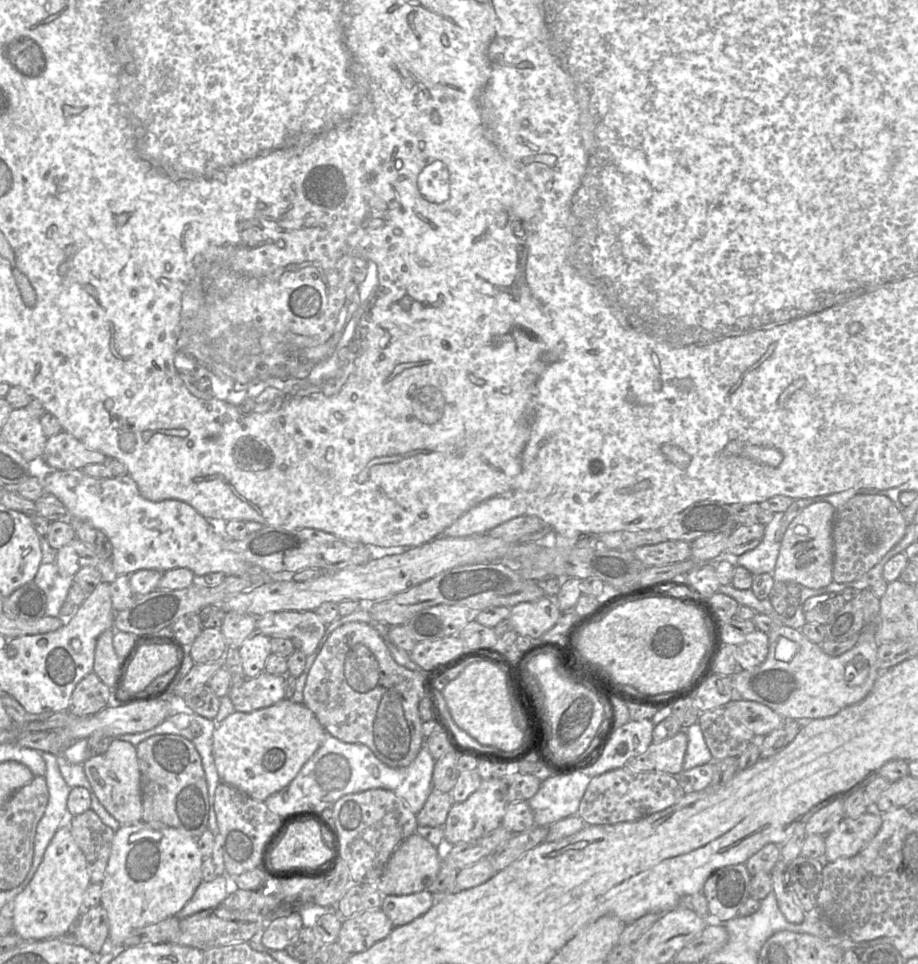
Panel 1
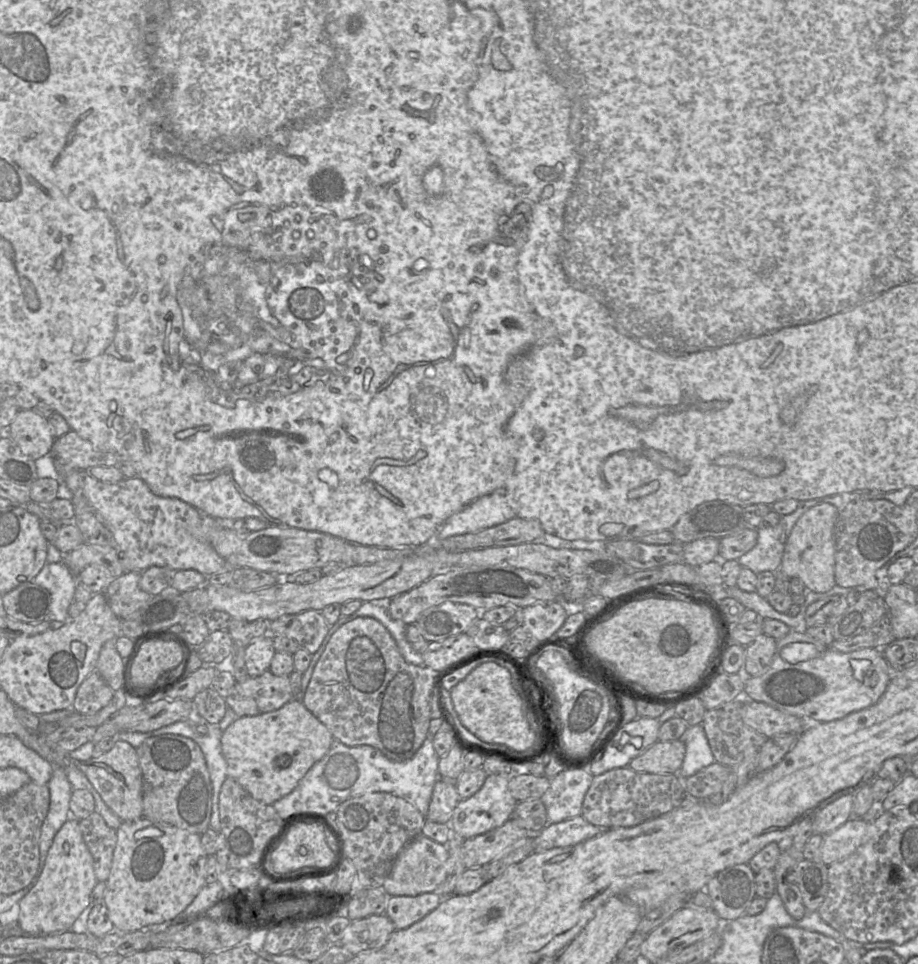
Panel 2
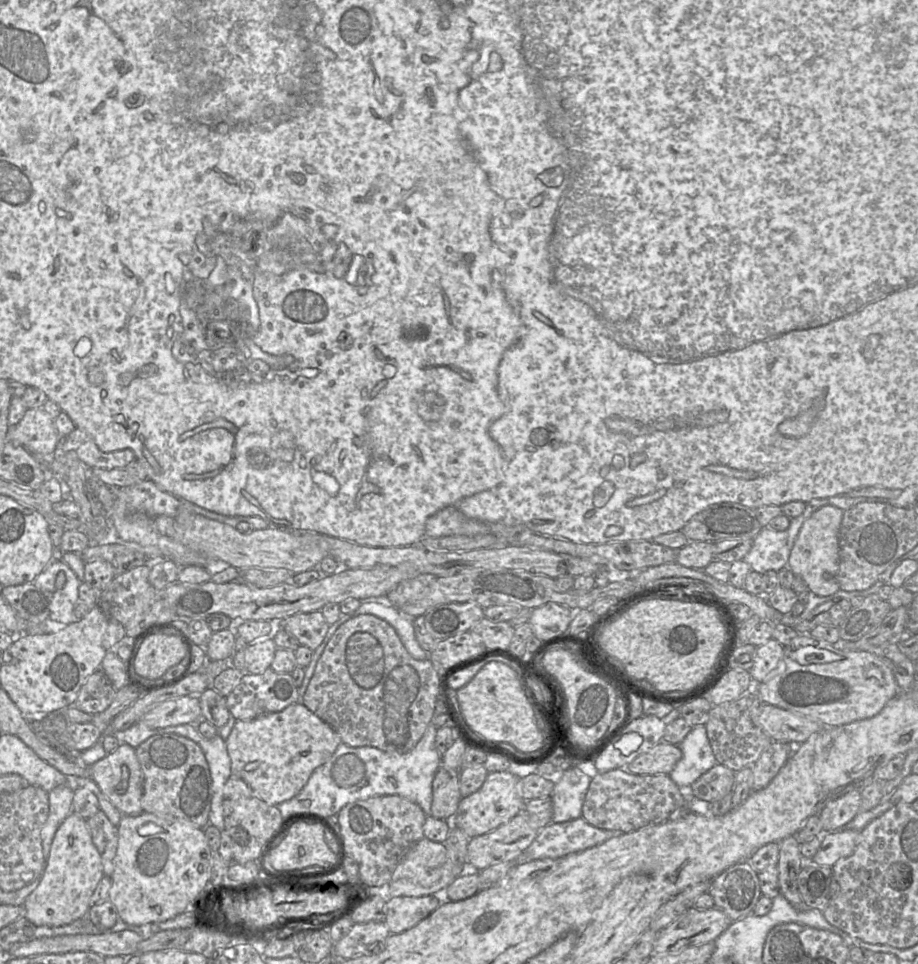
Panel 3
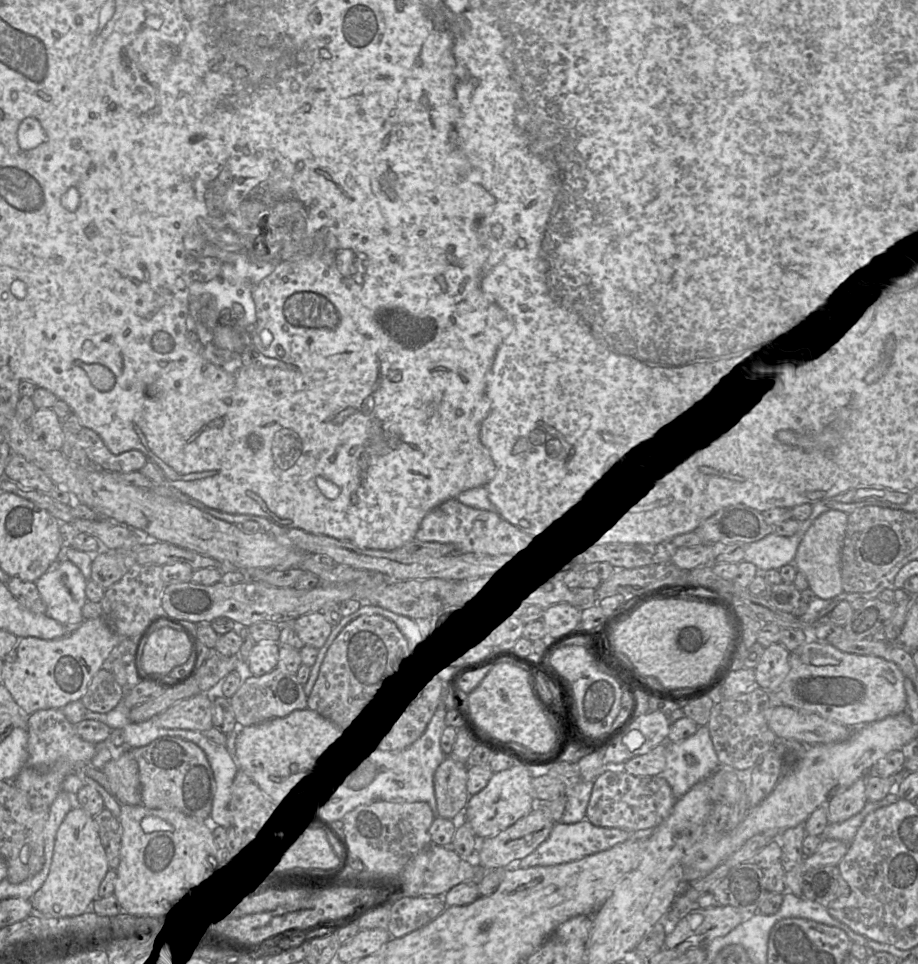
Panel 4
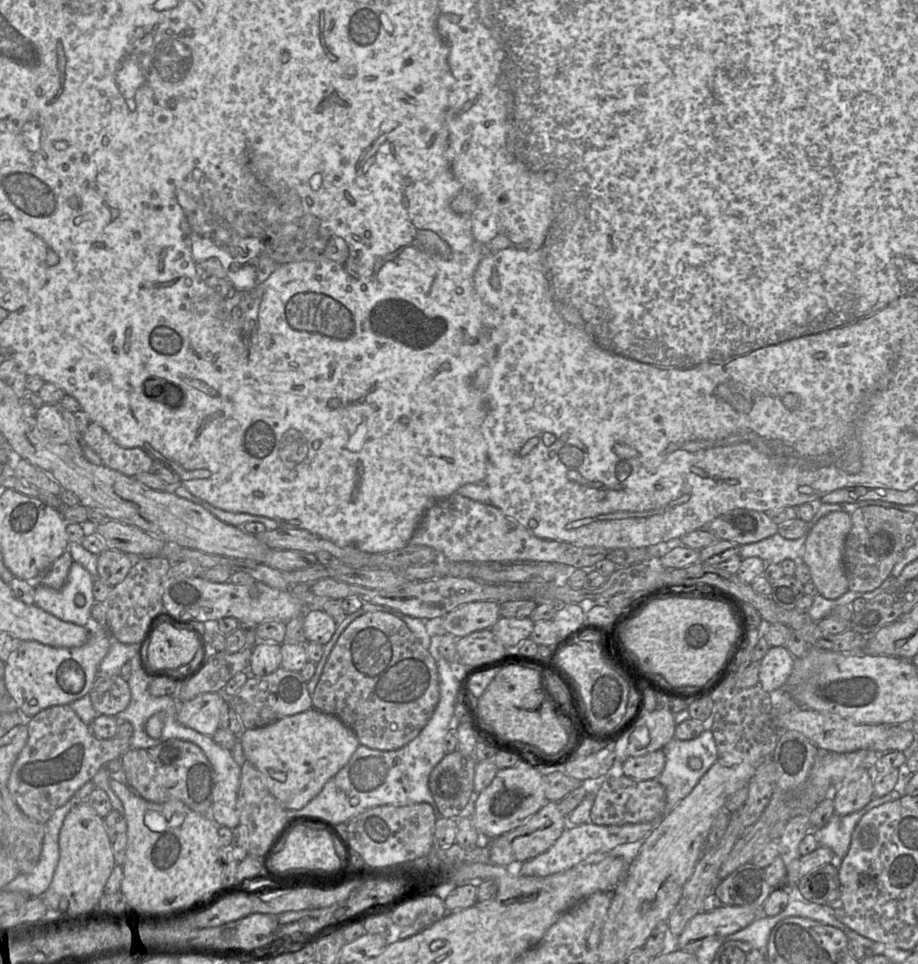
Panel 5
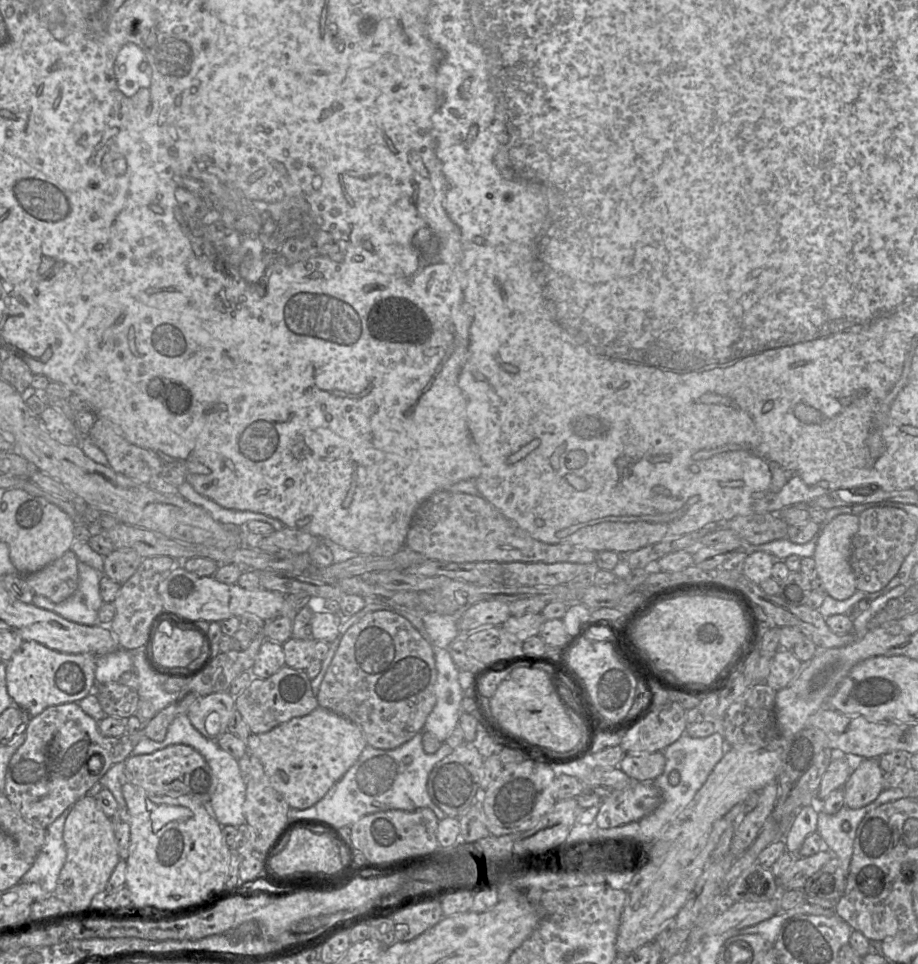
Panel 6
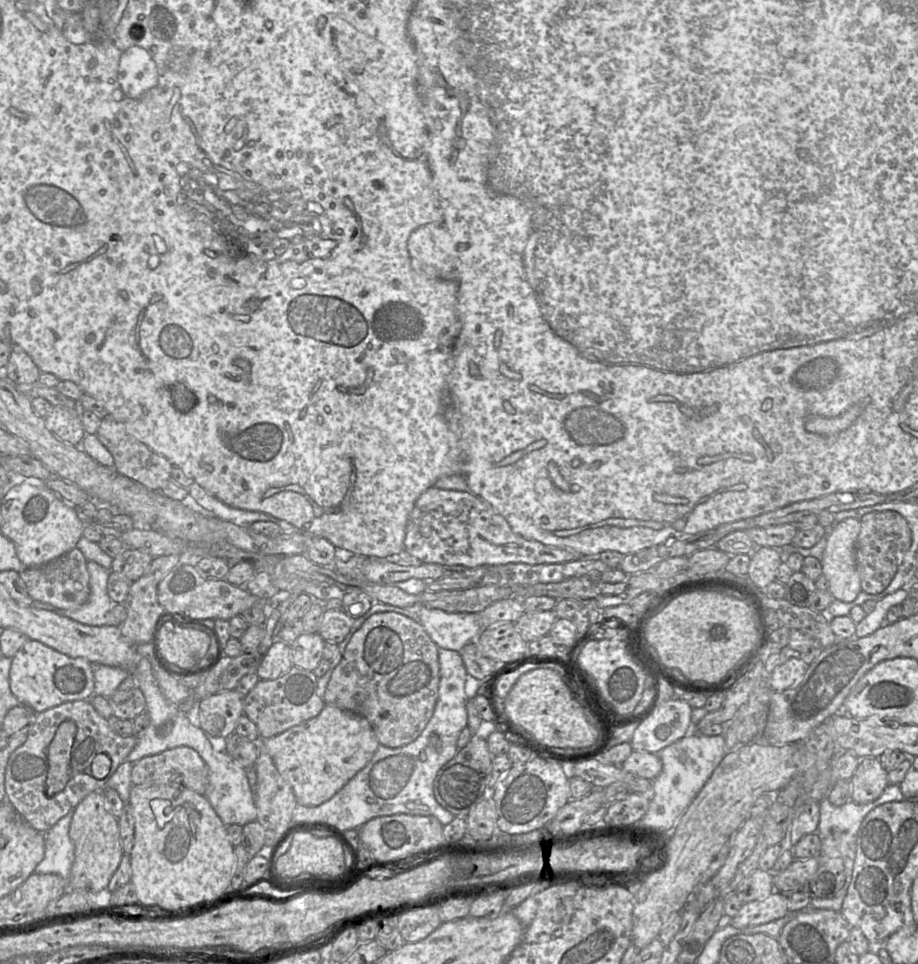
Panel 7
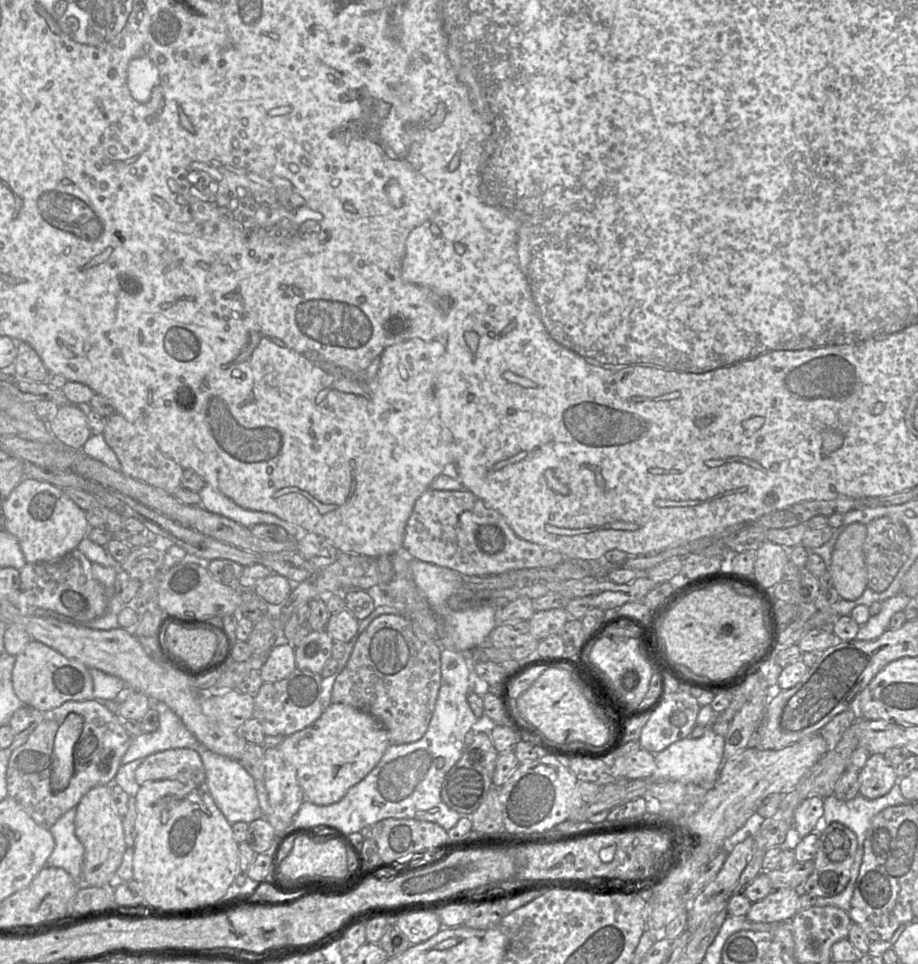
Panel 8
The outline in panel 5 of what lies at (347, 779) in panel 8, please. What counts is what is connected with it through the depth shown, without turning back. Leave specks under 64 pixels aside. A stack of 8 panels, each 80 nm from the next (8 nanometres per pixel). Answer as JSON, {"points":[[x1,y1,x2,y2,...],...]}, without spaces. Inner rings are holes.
{"points":[[311,708,272,724,244,729,239,736,247,761,263,775,263,783,287,810,299,810,350,760,359,747,354,731,339,718]]}

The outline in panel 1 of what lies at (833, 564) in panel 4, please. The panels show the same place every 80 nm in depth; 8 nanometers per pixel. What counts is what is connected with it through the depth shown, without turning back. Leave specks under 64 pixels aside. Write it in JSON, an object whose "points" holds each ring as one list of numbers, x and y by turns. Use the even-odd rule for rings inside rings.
{"points":[[828,502,804,508,788,526,772,573,774,581,793,581,803,587,820,589,833,582,833,523,836,509]]}

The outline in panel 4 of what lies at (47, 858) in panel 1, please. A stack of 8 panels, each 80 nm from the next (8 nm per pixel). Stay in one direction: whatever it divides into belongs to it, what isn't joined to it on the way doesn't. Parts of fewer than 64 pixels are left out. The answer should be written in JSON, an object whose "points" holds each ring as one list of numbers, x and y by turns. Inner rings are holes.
{"points":[[79,806,73,807,57,830,48,877,30,900,33,911,46,917,64,918,91,910,101,882,109,871,94,816]]}

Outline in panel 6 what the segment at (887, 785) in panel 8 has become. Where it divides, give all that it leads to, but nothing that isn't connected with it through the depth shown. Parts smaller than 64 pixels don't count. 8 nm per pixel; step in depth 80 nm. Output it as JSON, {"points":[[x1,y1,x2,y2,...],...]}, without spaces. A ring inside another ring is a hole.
{"points":[[845,754,852,762,852,773,843,785,844,805,858,809,873,802,883,788,883,771,878,759]]}

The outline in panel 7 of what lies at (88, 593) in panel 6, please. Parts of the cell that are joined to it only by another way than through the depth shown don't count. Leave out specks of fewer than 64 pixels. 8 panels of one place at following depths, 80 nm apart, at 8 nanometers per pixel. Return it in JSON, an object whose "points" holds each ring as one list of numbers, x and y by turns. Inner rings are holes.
{"points":[[87,561,87,570,89,573,90,595,86,603,76,609,59,609,51,604,33,600,29,605,36,609,48,610,90,626,105,626,106,614,116,607,118,603,113,601,107,593,107,581,110,570,106,570,93,561]]}

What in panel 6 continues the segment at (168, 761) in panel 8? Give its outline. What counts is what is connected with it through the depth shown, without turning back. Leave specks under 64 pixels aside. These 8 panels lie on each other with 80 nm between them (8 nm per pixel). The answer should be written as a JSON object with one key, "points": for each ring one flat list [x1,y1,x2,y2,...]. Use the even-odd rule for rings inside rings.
{"points":[[173,744,151,754,129,755,124,761,126,782,154,795,186,795,208,804,214,793,214,776,205,758,185,744]]}

